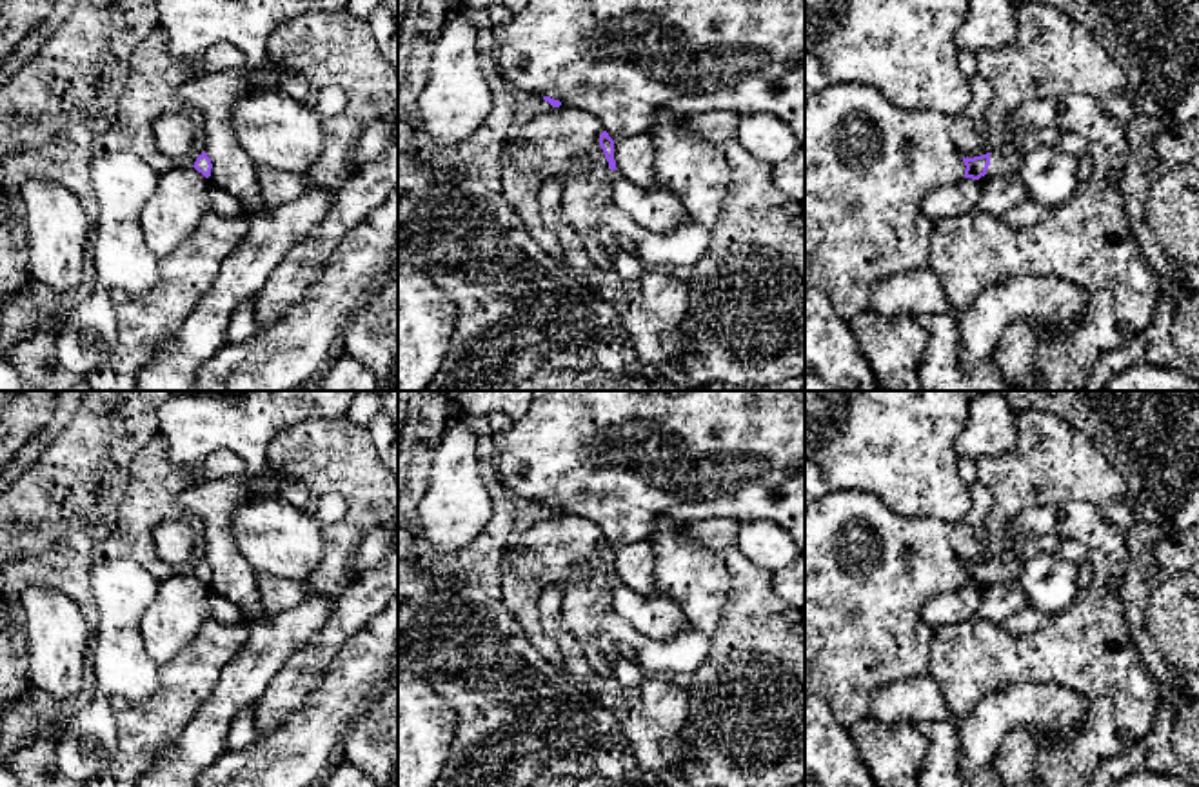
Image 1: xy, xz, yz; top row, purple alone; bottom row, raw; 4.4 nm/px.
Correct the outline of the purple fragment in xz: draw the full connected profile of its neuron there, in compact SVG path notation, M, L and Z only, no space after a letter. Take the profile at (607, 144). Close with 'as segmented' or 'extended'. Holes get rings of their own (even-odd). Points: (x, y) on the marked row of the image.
M607 131L600 136L600 145L610 167L614 205L625 211L634 222L654 233L670 231L683 224L690 214L679 198L669 189L639 187L625 178L614 160L614 140Z; extended

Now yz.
M1008 144L999 151L986 153L974 158L965 158L965 178L979 180L985 174L1010 174L1017 173L1025 162L1026 153L1016 144Z; extended

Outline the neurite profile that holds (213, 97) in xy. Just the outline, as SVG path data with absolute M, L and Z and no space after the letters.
M242 71L213 73L178 87L178 96L203 116L211 184L229 191L243 214L267 209L260 196L258 165L242 149L231 125L233 105L249 87Z

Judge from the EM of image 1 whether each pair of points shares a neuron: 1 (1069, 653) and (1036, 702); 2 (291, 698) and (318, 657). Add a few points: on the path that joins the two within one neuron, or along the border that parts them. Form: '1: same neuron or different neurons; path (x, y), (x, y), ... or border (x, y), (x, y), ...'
1: different neurons; border (1003, 686), (1056, 684), (1076, 691), (1087, 702)
2: same neuron; path (291, 687), (307, 667)

